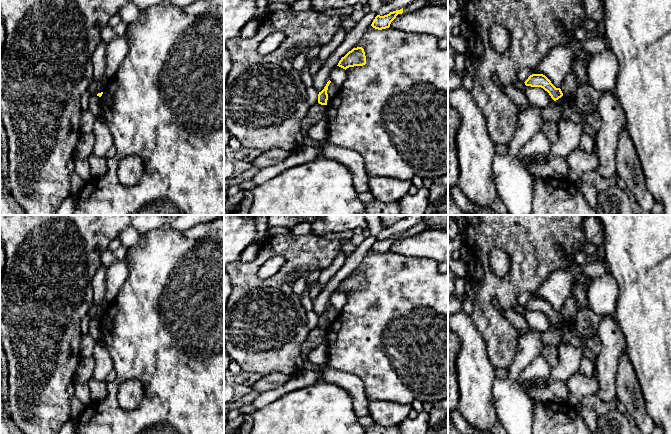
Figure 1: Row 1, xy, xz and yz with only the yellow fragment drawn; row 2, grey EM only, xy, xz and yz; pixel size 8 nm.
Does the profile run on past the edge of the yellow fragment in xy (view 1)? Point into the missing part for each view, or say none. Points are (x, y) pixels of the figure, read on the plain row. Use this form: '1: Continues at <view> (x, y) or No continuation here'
1: No continuation here

